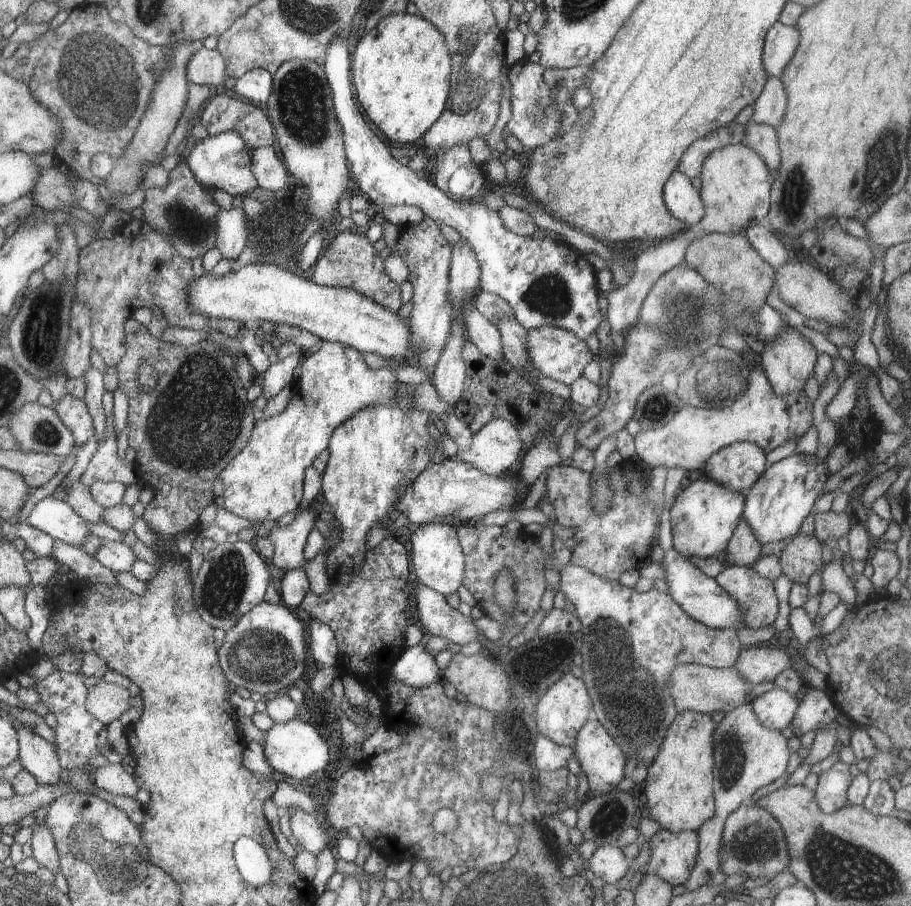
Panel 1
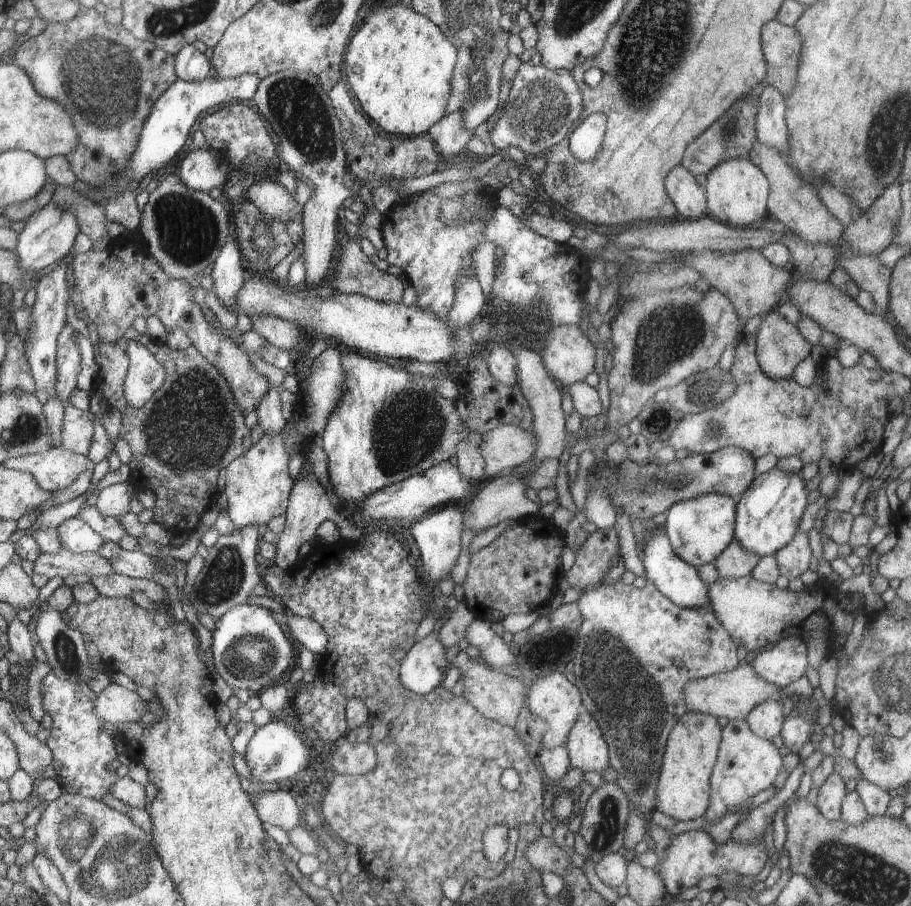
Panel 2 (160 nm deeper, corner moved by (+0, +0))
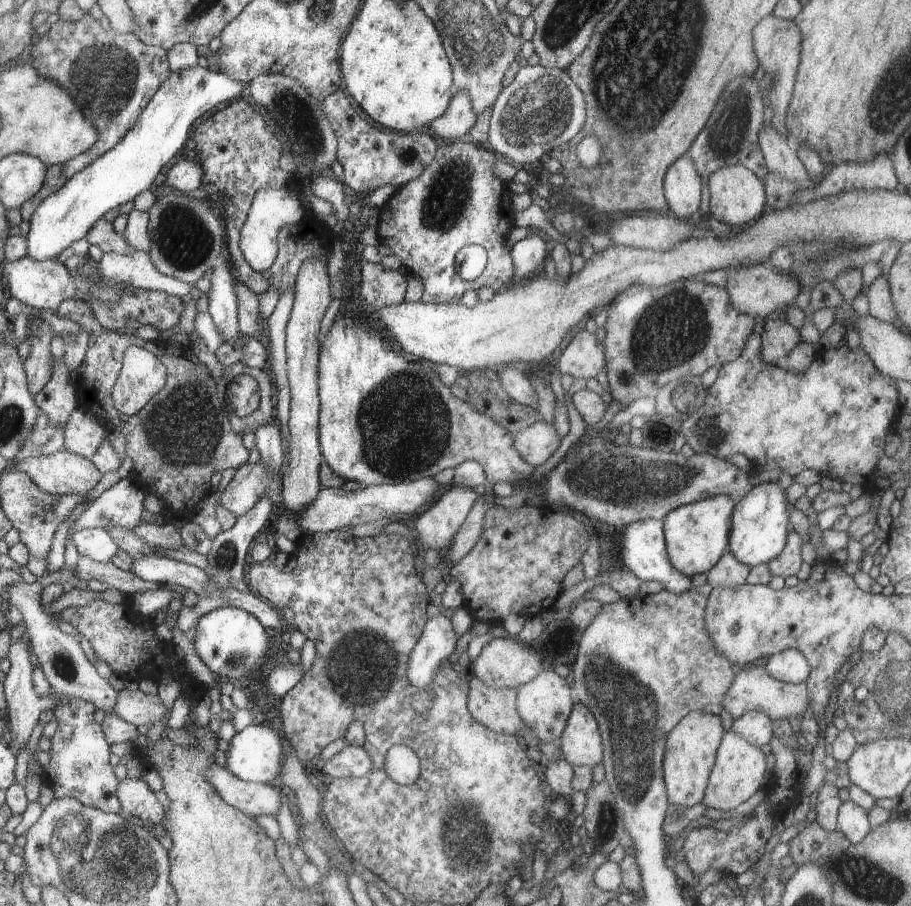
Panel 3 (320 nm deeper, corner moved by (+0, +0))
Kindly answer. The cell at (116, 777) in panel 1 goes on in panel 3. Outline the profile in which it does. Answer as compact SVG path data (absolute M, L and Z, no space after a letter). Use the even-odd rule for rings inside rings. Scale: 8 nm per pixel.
M124 779L118 787L118 796L121 797L122 814L132 814L149 820L152 824L160 824L164 818L164 810L146 781L139 779Z

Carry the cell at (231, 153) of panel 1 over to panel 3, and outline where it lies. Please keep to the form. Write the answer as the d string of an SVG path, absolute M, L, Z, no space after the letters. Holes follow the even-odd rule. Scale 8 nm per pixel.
M198 158L180 160L168 170L164 187L178 193L188 194L196 190L204 182L204 168Z

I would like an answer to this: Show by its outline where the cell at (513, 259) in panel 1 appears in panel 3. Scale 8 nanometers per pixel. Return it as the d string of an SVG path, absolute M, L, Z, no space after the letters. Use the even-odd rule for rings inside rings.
M533 230L531 236L513 245L518 278L532 278L543 270L543 262L549 256L545 240Z

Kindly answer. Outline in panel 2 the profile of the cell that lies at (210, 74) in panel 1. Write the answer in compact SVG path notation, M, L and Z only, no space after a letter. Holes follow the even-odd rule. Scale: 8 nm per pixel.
M194 45L181 48L176 56L176 73L179 79L185 81L204 80L214 74L211 60L200 52Z

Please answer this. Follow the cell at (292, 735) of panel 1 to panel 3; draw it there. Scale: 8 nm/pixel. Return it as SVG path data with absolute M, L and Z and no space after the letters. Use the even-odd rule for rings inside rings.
M256 723L248 725L242 731L237 732L229 740L229 750L226 753L226 769L236 778L253 783L270 784L280 774L280 760L282 760L282 740L280 736L264 726Z

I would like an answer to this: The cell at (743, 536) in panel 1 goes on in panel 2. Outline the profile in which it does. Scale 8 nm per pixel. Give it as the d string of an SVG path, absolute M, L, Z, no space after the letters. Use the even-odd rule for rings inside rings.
M732 539L724 552L721 552L713 562L719 578L737 579L750 575L759 560L757 554L749 553L736 539Z

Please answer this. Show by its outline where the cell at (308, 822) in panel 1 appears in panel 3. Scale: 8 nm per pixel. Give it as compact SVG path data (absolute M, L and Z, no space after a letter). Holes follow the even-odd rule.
M212 763L208 771L205 772L205 776L209 778L209 783L213 785L216 792L232 805L234 808L240 809L243 813L250 815L251 817L257 817L262 815L274 815L278 814L280 808L286 804L285 793L278 792L278 790L271 784L253 783L252 781L243 781L236 778L228 769Z

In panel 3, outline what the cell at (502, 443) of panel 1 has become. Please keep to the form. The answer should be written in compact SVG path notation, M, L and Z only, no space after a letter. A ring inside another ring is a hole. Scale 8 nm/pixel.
M542 418L513 437L517 451L534 467L542 466L558 450L561 441L554 425Z

